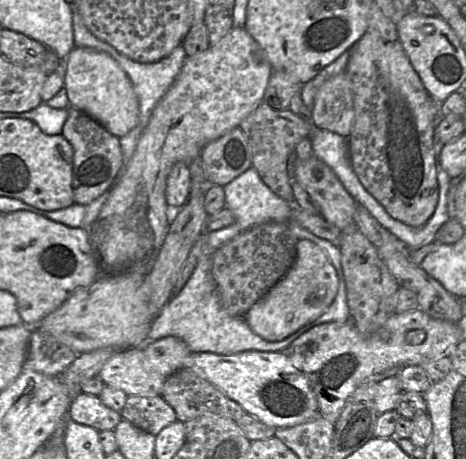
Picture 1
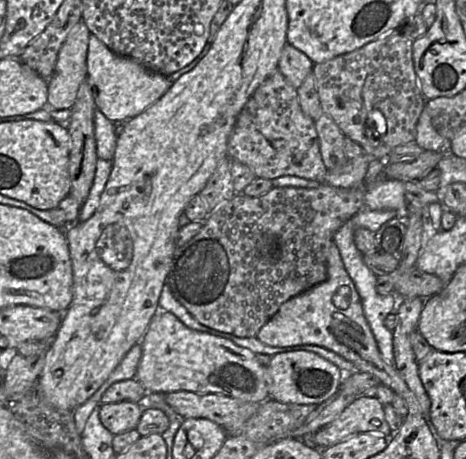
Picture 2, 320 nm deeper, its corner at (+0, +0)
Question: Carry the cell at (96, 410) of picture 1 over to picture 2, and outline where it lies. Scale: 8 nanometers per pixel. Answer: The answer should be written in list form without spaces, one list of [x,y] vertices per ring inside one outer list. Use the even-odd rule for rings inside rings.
[[[101,403],[99,419],[102,425],[115,435],[135,429],[143,409],[142,403]]]

